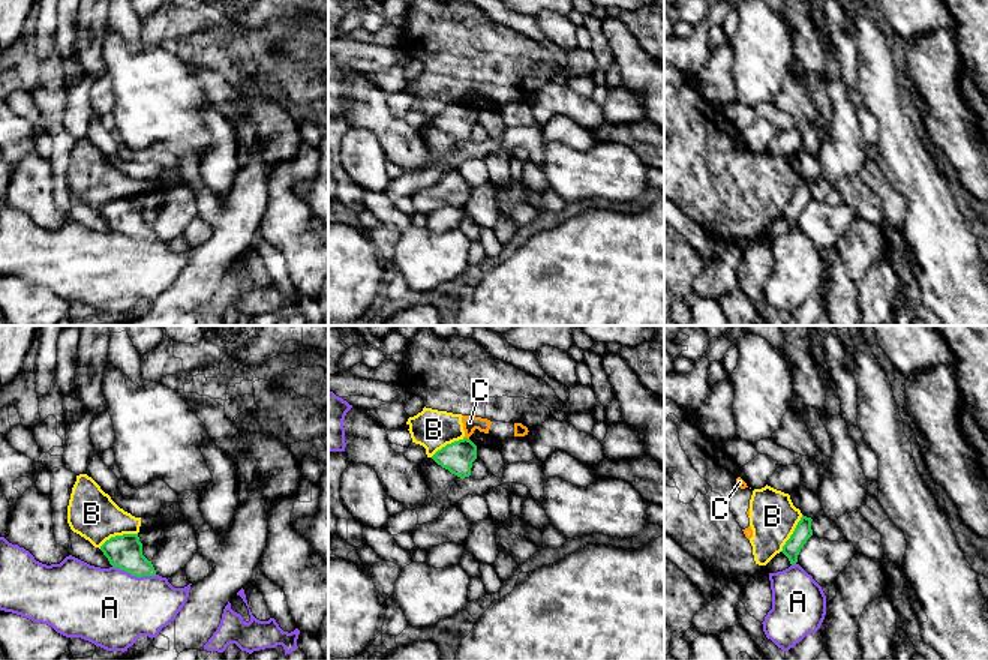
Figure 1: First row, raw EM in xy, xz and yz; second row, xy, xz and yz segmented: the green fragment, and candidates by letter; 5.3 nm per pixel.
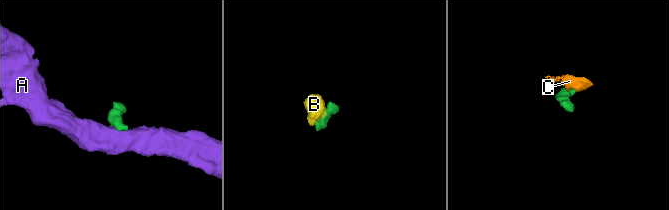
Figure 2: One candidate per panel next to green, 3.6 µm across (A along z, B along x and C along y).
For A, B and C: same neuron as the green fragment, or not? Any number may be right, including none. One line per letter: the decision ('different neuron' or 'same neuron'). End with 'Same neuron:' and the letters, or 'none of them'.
A: different neuron
B: different neuron
C: different neuron
Same neuron: none of them

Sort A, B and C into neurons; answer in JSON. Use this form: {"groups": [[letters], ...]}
{"groups": [["A"], ["B", "C"]]}

